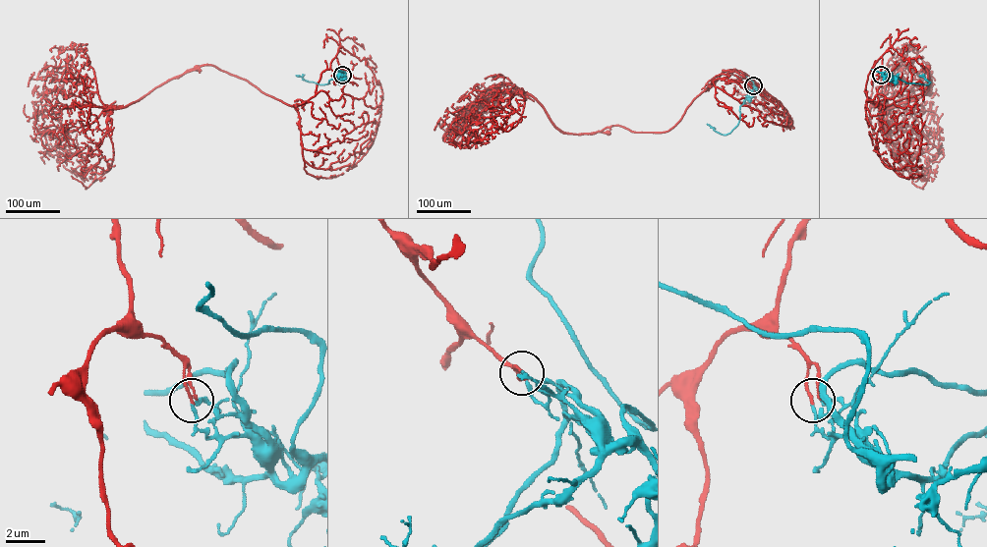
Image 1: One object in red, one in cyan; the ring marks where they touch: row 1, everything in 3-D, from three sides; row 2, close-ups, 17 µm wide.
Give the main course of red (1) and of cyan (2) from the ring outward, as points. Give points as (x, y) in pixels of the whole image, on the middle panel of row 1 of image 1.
1: (753, 85), (725, 71), (668, 130), (636, 133), (612, 125), (600, 131), (608, 133)
2: (753, 85), (739, 107), (738, 123), (730, 133), (721, 134), (707, 124)

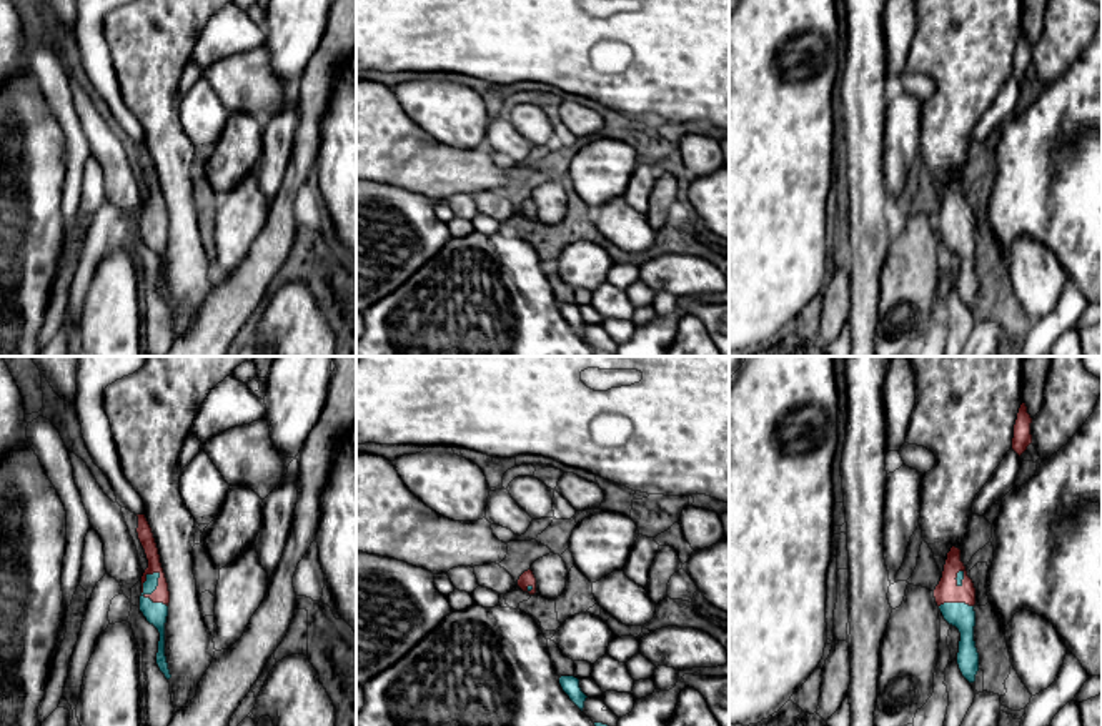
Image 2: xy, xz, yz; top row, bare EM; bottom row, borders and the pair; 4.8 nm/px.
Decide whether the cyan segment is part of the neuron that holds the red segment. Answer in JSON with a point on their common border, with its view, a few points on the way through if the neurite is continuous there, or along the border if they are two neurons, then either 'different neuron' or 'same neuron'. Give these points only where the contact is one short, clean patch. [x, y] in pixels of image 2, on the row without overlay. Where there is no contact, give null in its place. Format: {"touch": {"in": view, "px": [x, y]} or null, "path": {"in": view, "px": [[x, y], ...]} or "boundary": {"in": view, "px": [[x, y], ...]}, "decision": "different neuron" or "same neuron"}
{"touch": {"in": "xy", "px": [147, 222]}, "decision": "different neuron"}

